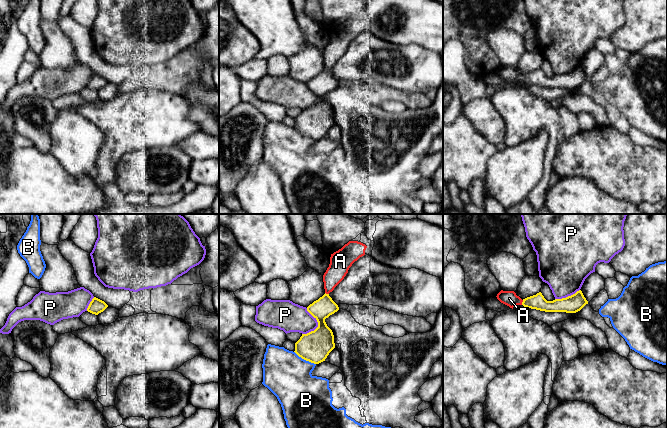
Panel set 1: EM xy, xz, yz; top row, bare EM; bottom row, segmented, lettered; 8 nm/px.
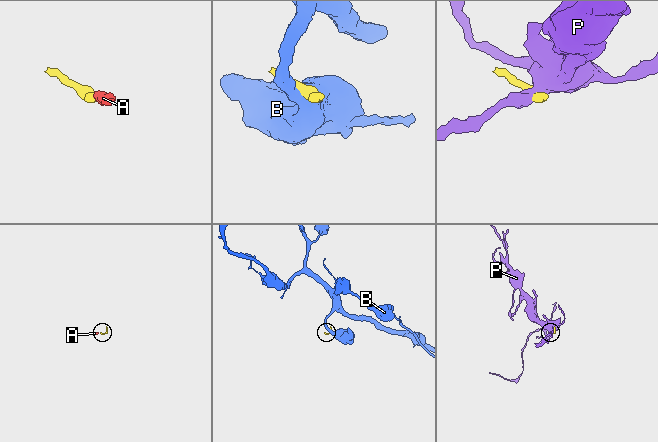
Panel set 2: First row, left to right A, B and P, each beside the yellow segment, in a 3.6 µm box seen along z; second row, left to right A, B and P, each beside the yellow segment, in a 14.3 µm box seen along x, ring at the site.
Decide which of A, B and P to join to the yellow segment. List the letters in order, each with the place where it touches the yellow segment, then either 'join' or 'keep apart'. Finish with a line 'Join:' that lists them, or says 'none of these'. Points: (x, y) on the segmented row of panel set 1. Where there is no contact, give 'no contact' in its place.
A: meets yellow in yz at (522, 302); join
B: meets yellow in xz at (305, 359); keep apart
P: meets yellow in xz at (318, 325); keep apart
Join: A

